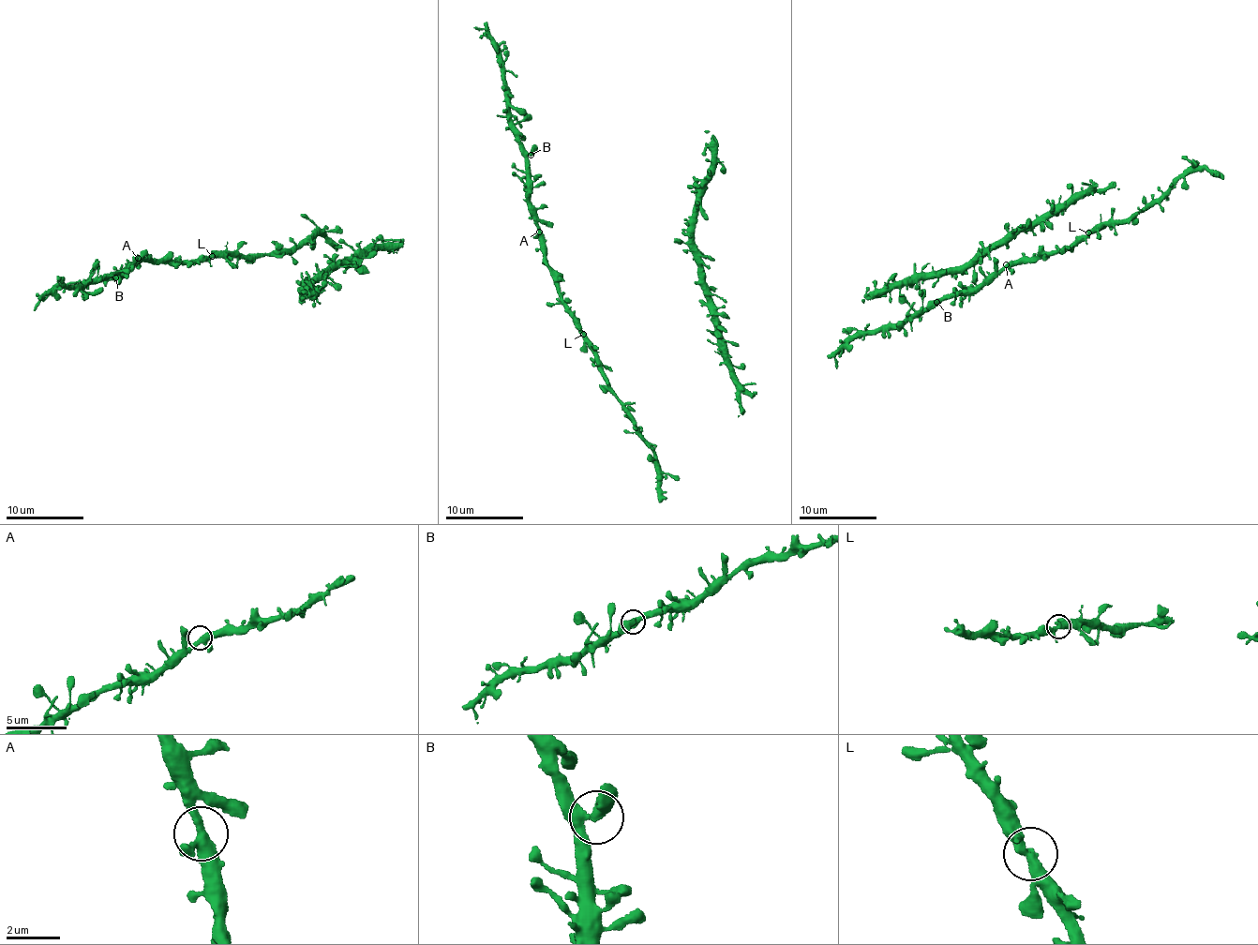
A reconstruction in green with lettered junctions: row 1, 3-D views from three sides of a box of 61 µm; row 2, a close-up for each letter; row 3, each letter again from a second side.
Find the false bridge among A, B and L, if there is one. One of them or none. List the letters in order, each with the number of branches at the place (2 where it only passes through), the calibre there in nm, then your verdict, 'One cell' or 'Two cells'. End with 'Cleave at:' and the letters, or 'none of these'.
A: Branches: 3. Thickness 340 nm. One cell
B: Branches: 3. Thickness 340 nm. One cell
L: Branches: 3. Thickness 340 nm. One cell
Cleave at: none of these

